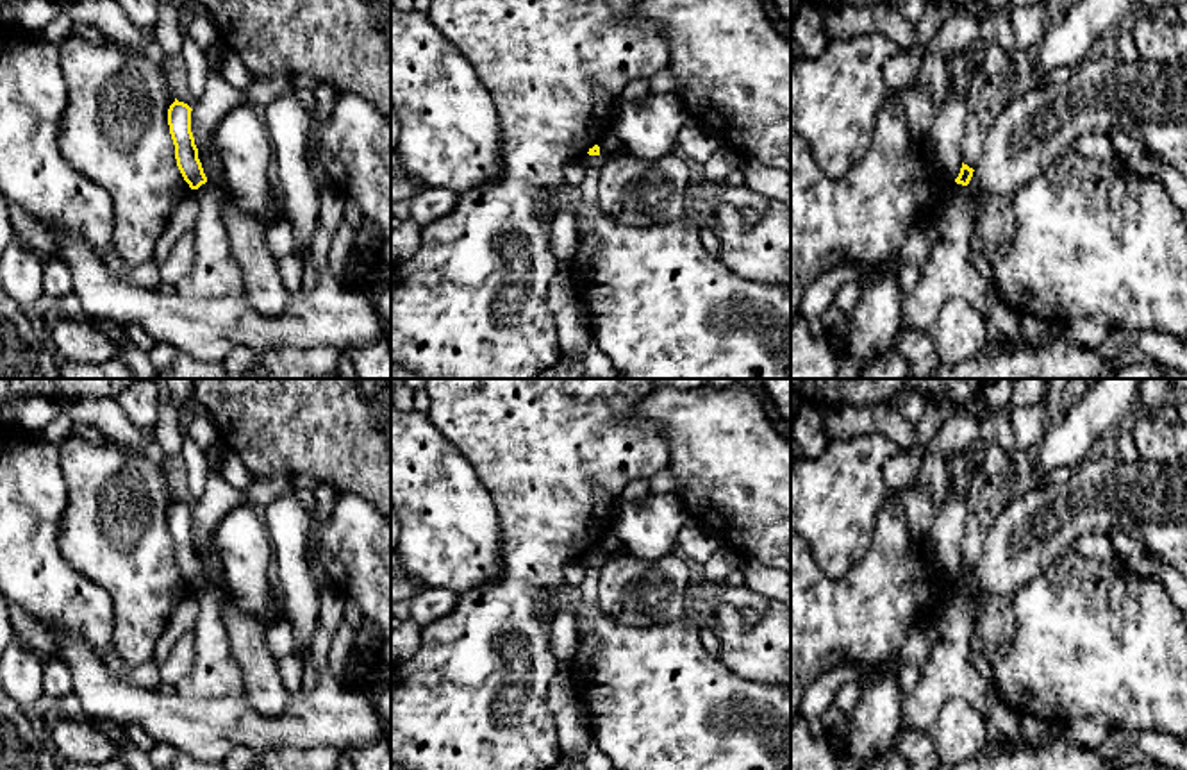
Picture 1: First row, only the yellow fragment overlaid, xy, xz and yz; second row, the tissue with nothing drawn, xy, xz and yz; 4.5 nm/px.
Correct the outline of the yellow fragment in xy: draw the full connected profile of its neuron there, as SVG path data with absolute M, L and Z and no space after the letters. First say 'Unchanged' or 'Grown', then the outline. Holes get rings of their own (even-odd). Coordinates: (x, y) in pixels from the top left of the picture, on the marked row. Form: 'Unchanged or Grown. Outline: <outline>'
Unchanged. Outline: M175 102L168 109L170 134L175 145L177 166L191 189L198 189L207 182L198 148L191 132L191 107L184 102Z

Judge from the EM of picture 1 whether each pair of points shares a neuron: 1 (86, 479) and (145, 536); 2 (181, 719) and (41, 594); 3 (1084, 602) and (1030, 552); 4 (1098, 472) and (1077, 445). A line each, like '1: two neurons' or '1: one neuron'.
1: one neuron
2: two neurons
3: two neurons
4: two neurons

